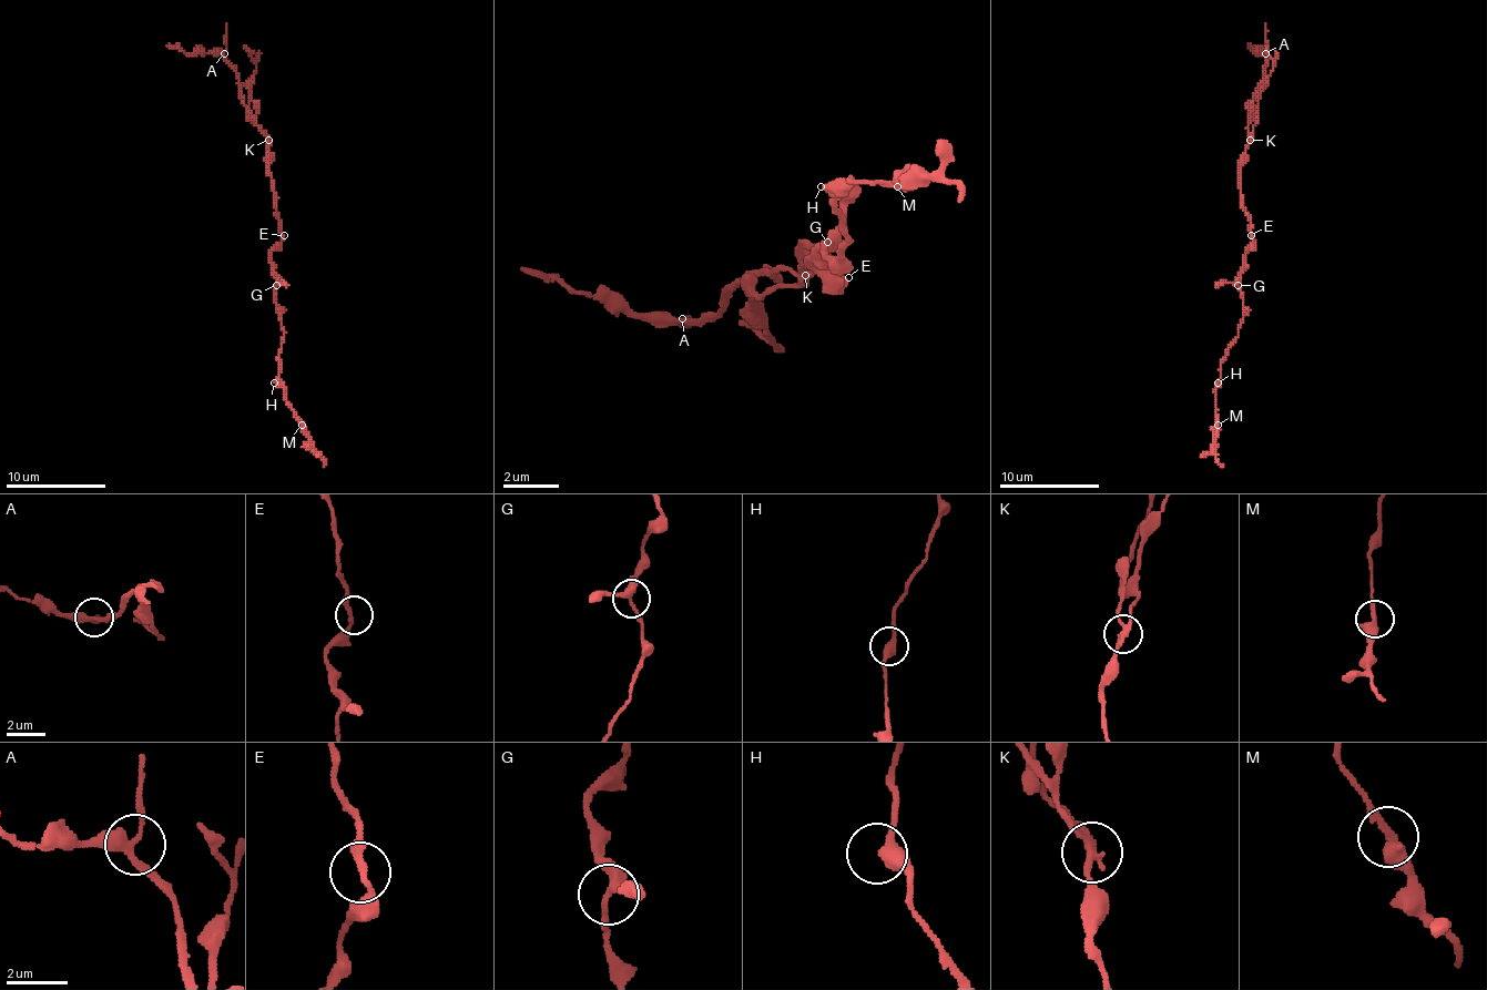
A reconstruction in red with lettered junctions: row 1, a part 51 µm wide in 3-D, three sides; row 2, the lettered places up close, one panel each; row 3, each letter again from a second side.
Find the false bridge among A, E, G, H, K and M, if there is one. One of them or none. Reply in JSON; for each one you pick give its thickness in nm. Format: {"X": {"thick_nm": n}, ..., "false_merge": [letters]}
{"K": {"thick_nm": 240}, "false_merge": ["K"]}

